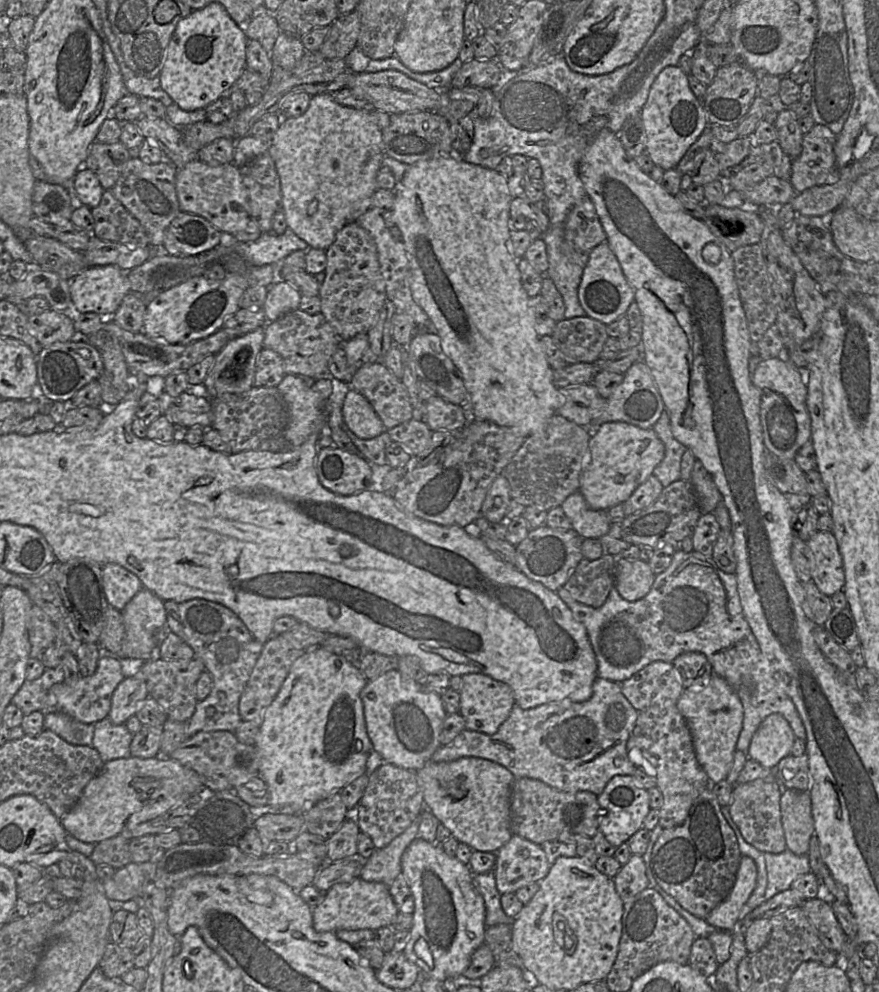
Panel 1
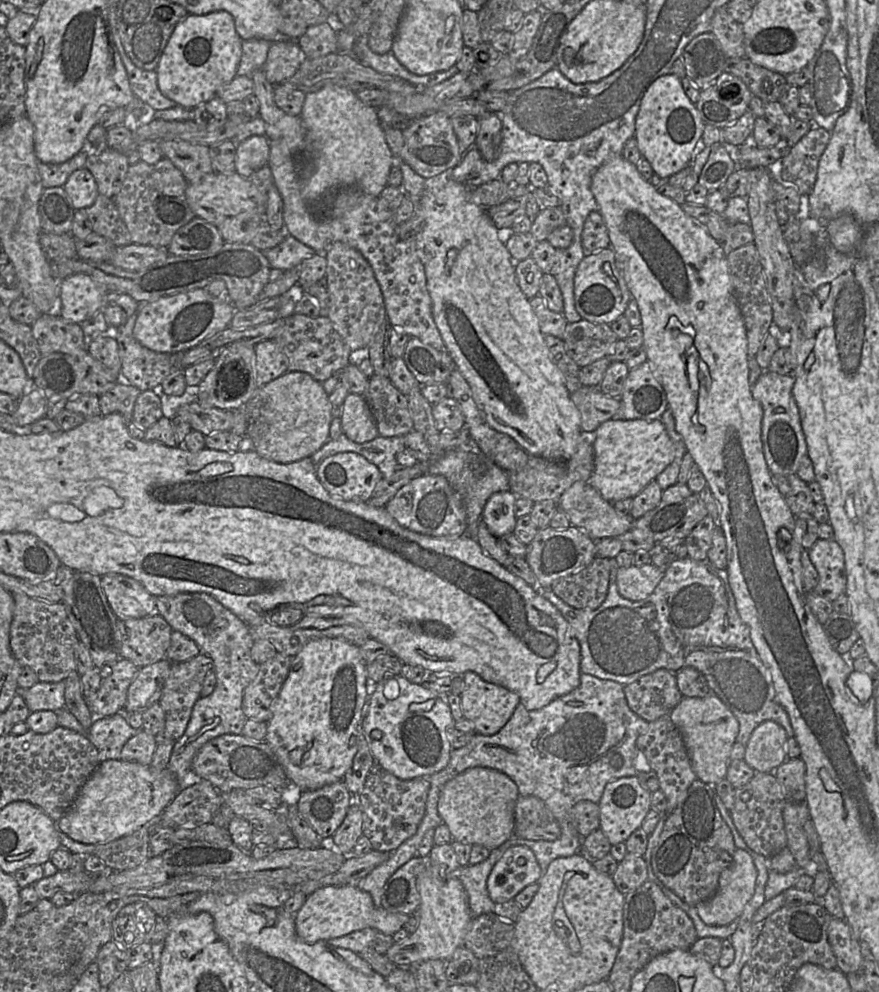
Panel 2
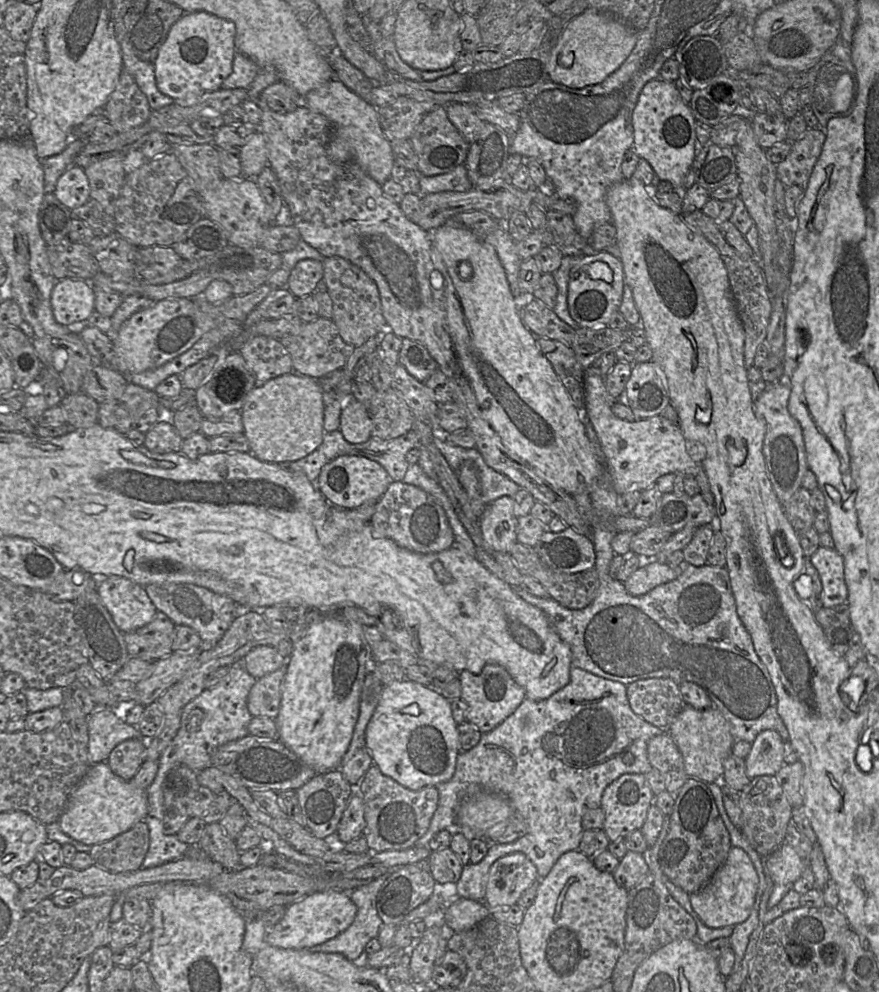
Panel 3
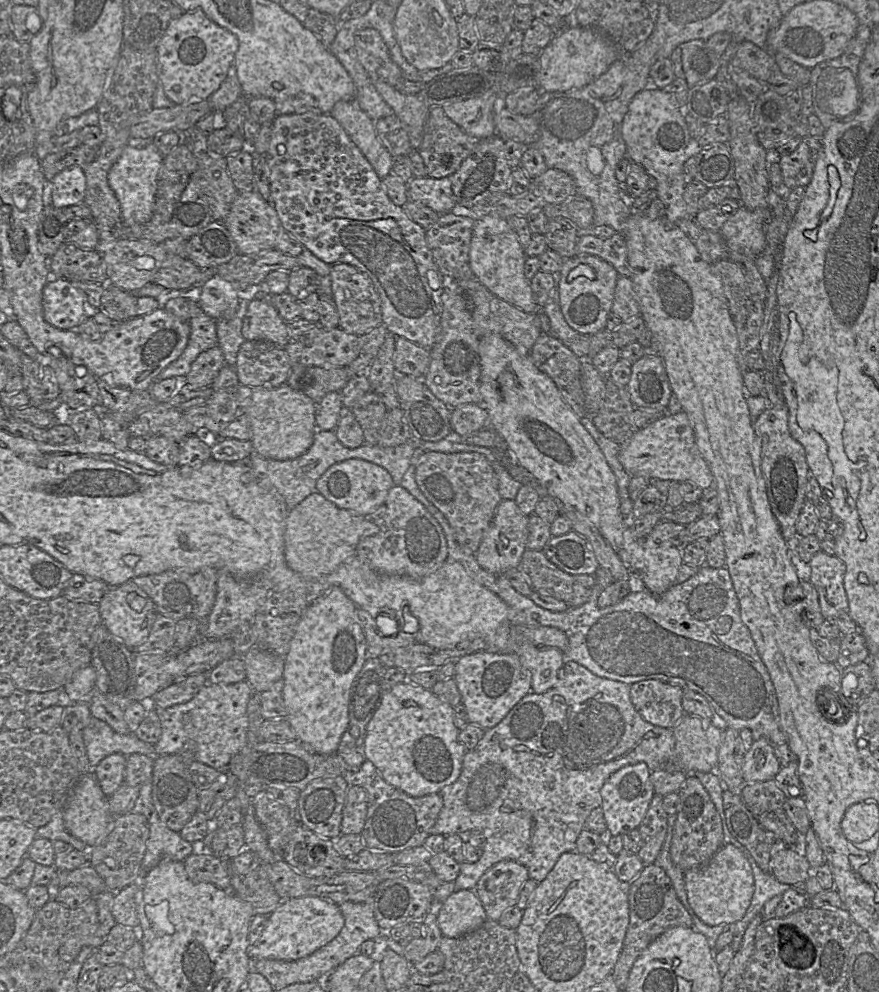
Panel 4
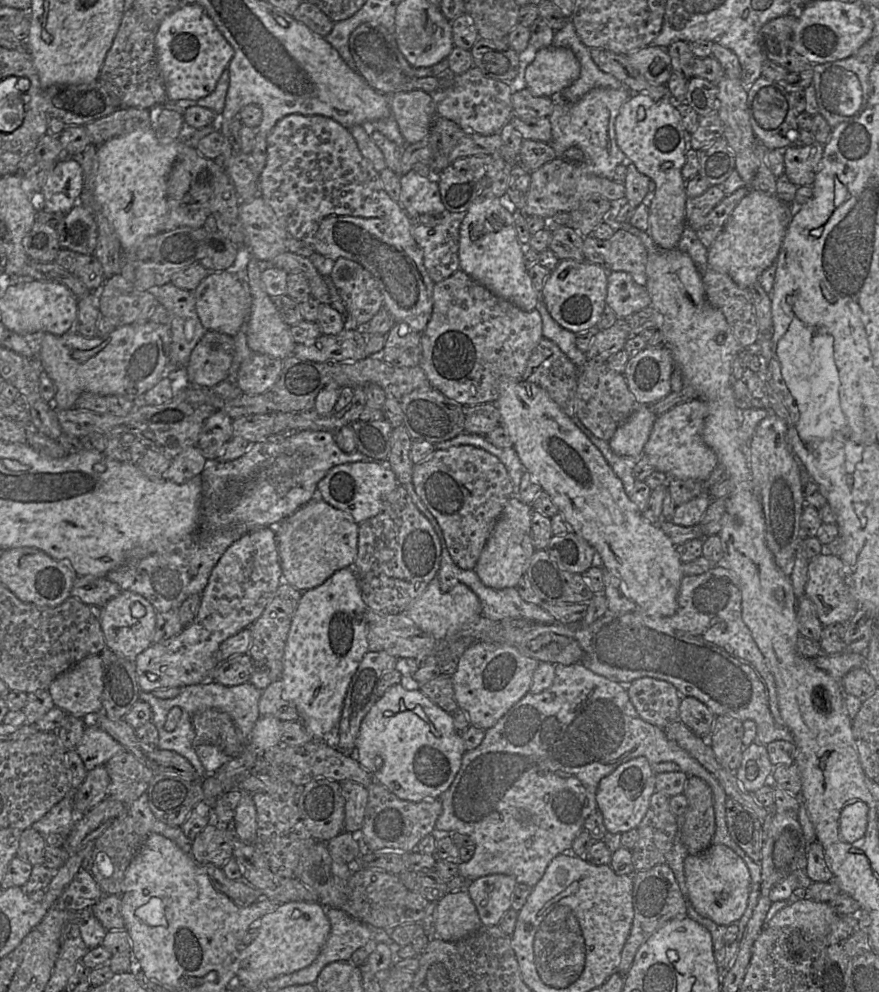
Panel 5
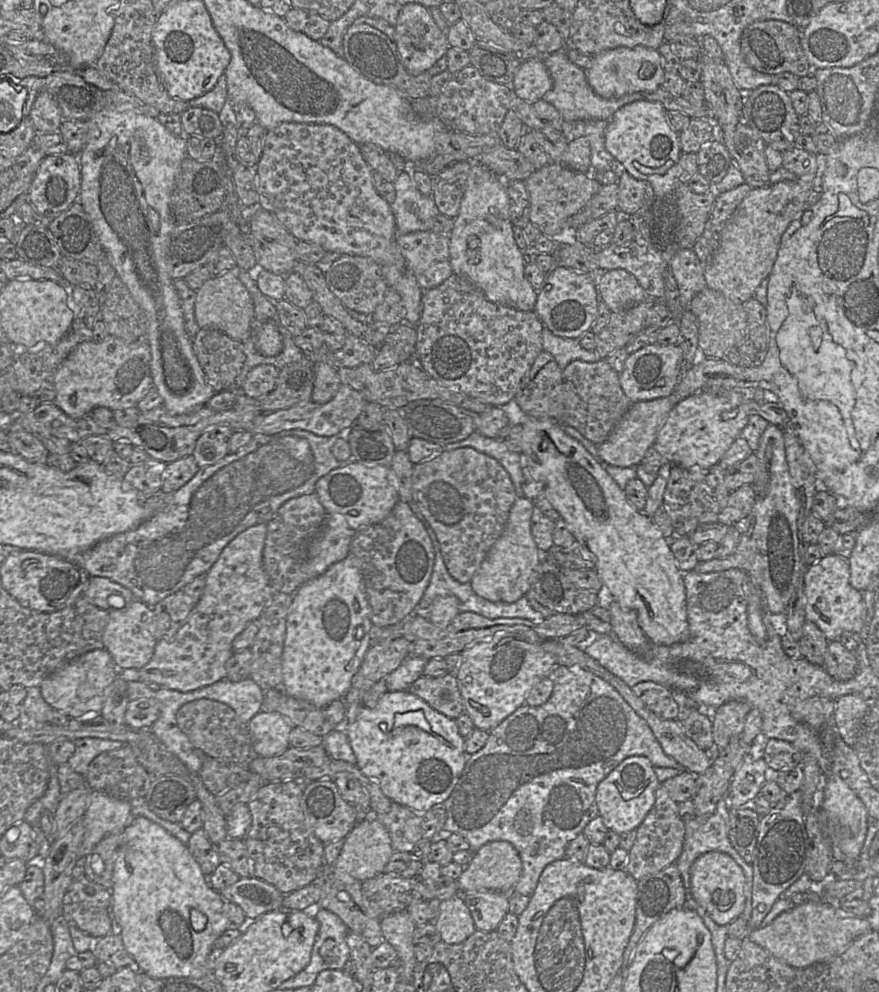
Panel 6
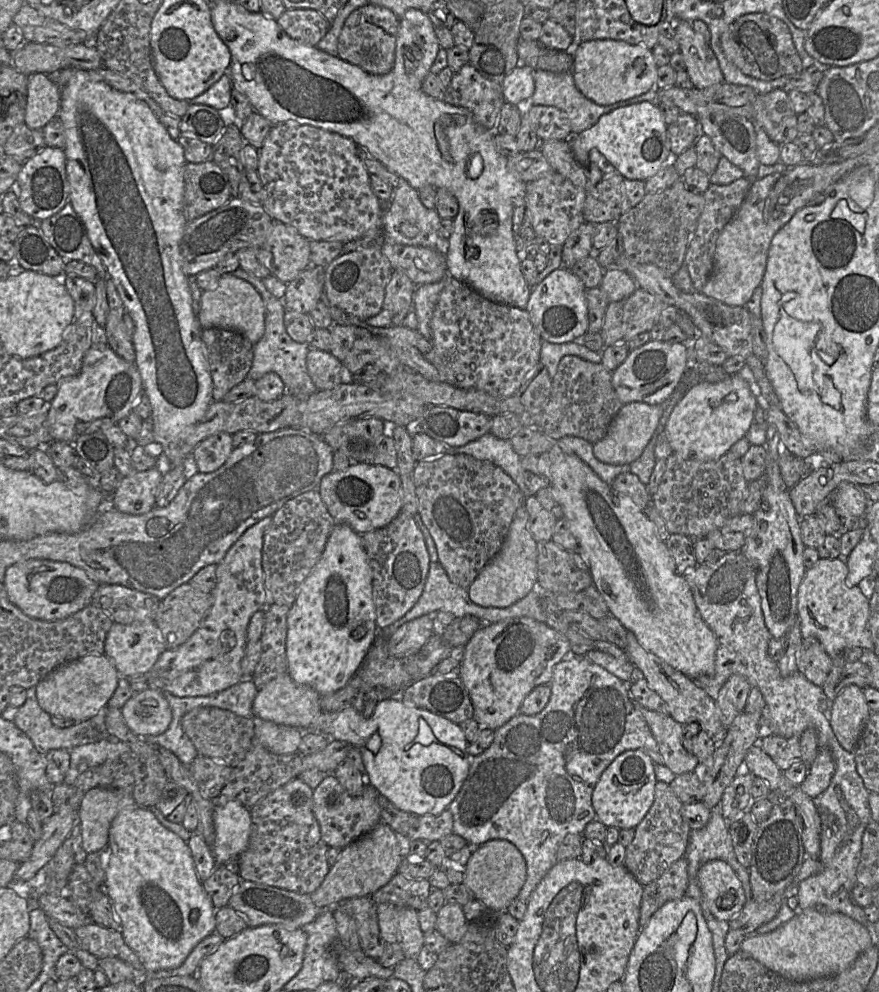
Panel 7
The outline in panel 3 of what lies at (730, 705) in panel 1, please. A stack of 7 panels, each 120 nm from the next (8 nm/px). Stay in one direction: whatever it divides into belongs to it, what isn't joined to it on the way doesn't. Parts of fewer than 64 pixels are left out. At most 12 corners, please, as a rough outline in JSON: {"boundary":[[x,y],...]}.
{"boundary":[[684,705],[670,726],[685,773],[720,782],[735,742],[715,707]]}

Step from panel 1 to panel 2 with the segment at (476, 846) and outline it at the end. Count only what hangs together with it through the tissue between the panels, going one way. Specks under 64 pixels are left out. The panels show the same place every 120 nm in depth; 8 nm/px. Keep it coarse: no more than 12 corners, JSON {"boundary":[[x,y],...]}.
{"boundary":[[473,767],[443,786],[454,841],[493,850],[514,835],[517,785]]}

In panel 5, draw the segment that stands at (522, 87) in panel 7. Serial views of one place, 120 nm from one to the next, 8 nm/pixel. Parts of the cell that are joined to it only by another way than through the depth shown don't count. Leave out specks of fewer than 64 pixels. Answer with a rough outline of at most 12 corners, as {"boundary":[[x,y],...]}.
{"boundary":[[540,49],[525,61],[526,88],[557,98],[580,75],[575,54]]}

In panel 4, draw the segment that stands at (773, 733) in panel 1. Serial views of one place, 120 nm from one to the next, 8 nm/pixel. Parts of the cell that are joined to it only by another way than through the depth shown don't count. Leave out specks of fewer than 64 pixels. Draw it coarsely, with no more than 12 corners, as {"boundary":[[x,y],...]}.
{"boundary":[[765,737],[744,755],[745,783],[774,779],[780,765]]}

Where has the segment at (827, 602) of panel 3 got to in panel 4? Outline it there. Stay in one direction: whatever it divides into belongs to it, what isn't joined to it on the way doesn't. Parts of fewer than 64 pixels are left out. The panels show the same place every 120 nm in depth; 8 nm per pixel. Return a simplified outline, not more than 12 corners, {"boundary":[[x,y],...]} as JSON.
{"boundary":[[817,552],[810,582],[825,619],[848,611],[846,566]]}

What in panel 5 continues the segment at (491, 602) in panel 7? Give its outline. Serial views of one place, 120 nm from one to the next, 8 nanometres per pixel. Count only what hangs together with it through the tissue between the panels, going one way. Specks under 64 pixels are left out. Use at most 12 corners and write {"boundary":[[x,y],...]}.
{"boundary":[[511,497],[474,568],[516,587],[536,549],[531,505]]}

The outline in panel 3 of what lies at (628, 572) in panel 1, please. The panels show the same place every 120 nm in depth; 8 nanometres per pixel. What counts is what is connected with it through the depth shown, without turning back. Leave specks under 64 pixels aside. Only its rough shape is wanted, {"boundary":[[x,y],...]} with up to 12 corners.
{"boundary":[[654,562],[639,567],[623,583],[641,596],[676,579],[679,567]]}

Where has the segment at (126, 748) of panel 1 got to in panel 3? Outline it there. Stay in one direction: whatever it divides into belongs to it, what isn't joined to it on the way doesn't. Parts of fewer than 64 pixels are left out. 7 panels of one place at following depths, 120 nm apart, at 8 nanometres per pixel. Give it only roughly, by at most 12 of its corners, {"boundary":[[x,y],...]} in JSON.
{"boundary":[[109,707],[87,716],[90,764],[107,762],[125,740],[142,739],[137,726]]}

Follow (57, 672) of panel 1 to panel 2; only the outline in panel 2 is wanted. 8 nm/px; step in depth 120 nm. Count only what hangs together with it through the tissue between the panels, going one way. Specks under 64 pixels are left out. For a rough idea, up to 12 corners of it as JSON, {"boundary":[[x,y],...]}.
{"boundary":[[65,680],[17,689],[30,712],[65,707]]}

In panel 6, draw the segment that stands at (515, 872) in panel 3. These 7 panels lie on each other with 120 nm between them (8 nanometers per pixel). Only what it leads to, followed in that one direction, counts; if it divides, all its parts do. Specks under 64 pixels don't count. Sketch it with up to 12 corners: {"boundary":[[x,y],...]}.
{"boundary":[[460,893],[476,930],[497,930],[509,912],[508,894]]}

